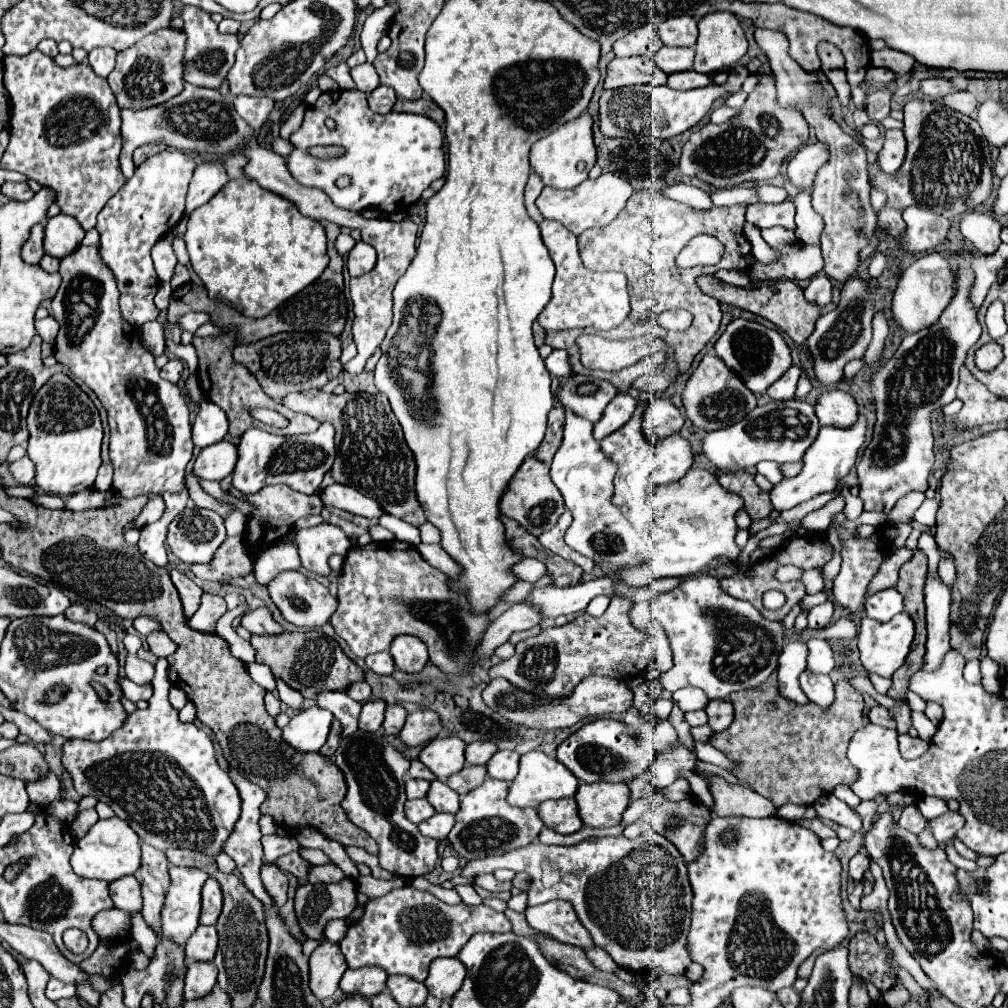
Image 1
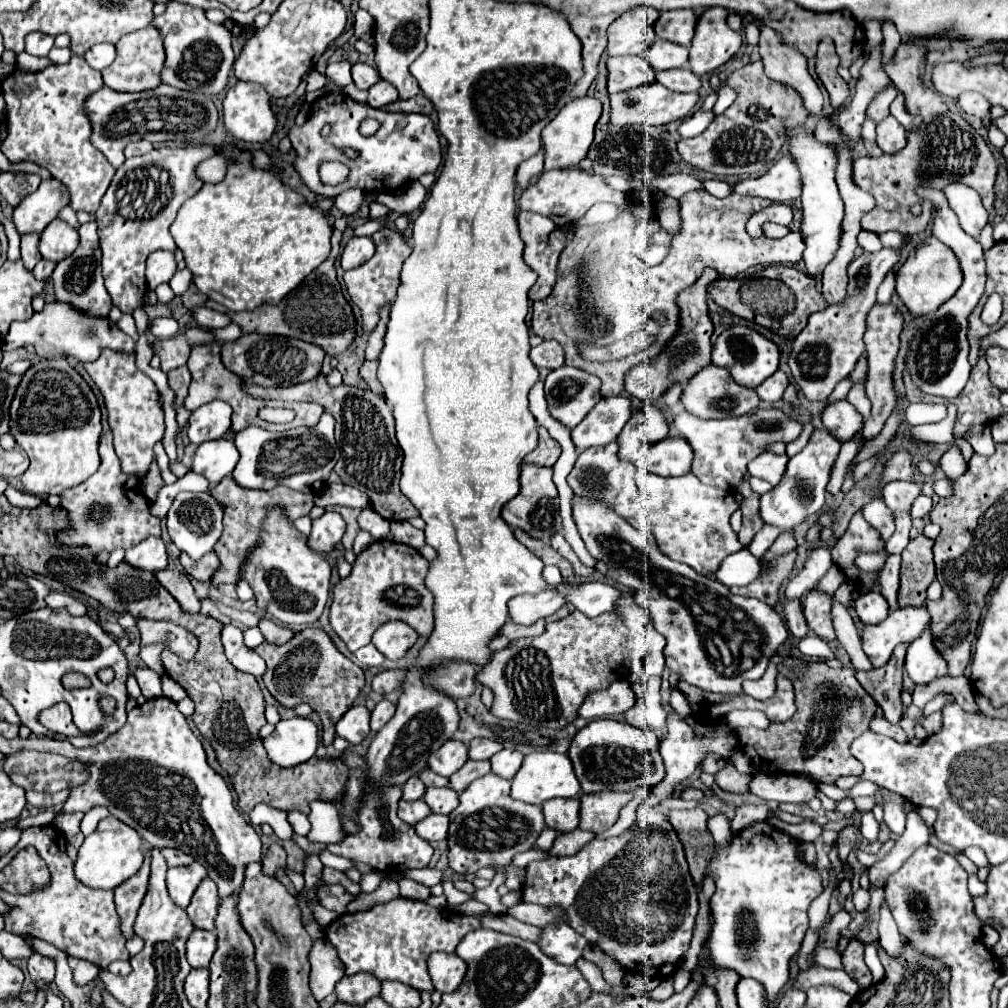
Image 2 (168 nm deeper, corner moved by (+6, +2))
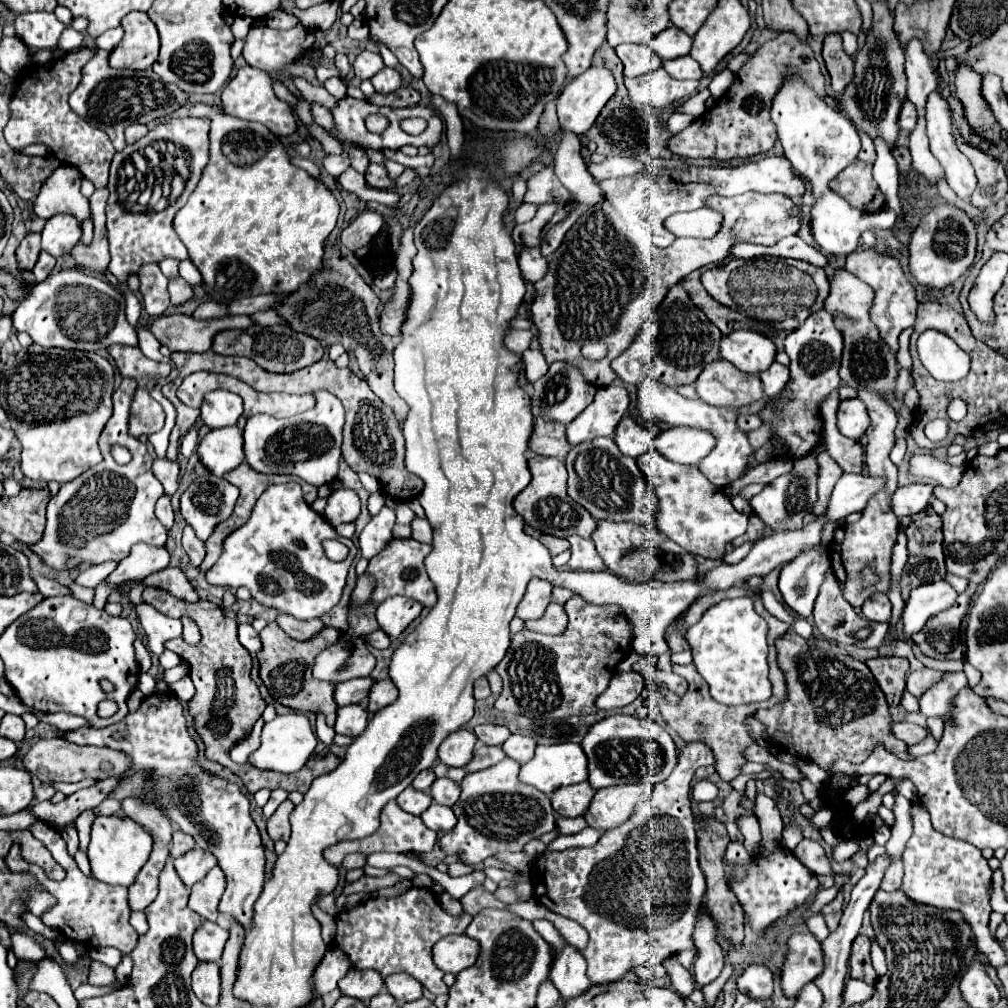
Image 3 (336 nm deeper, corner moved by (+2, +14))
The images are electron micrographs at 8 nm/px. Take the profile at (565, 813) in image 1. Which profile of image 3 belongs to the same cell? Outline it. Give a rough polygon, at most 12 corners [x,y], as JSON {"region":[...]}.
{"region":[[589,782],[553,792],[551,806],[559,816],[587,812],[595,790]]}

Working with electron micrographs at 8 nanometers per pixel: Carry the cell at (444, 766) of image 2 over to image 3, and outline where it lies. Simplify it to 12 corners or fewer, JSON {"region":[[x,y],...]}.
{"region":[[457,730],[439,746],[445,766],[465,766],[477,738]]}

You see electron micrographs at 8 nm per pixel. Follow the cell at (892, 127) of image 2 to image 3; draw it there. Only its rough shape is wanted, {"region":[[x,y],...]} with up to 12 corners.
{"region":[[903,102],[899,128],[911,132],[917,122],[913,104]]}

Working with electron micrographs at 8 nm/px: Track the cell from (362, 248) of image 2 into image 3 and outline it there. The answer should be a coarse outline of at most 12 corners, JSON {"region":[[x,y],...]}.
{"region":[[377,212],[359,214],[343,232],[351,252],[367,246],[383,228]]}

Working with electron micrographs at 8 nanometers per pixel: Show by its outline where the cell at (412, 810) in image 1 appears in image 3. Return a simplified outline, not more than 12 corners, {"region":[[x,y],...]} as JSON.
{"region":[[405,788],[397,804],[419,816],[431,806],[429,792]]}

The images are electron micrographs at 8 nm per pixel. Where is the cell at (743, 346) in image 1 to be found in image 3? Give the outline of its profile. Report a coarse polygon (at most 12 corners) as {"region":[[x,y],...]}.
{"region":[[755,330],[721,338],[721,358],[743,372],[763,372],[777,346]]}

